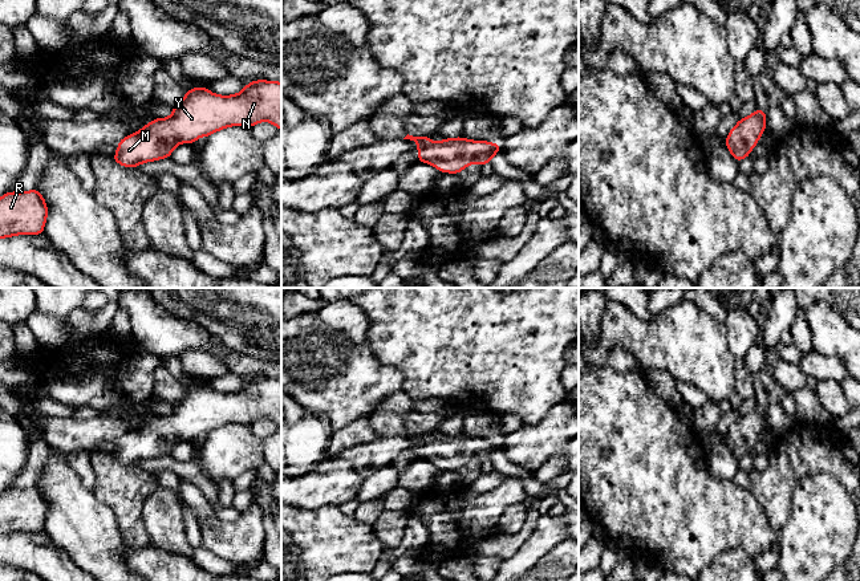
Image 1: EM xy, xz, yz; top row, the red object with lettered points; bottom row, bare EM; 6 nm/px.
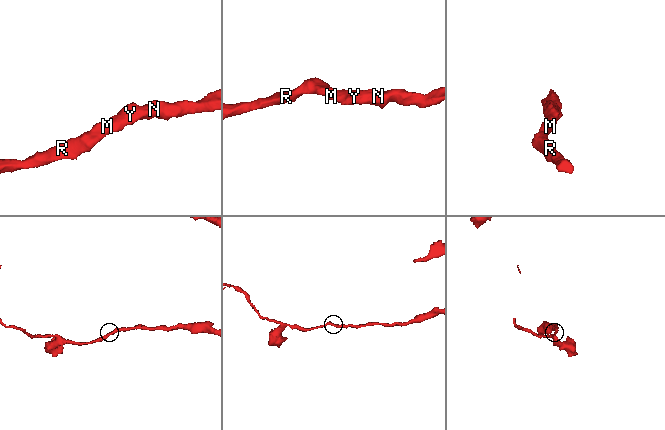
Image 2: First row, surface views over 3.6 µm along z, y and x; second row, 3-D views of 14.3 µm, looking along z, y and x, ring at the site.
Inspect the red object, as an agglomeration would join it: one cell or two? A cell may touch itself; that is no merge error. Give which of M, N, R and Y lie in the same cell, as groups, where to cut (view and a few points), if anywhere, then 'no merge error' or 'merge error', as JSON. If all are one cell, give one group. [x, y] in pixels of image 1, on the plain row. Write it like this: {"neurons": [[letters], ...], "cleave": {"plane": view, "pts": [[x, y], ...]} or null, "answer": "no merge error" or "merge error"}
{"neurons": [["M", "N", "R", "Y"]], "cleave": null, "answer": "no merge error"}

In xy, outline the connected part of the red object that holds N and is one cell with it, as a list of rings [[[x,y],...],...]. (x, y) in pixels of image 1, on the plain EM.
[[[256,377],[234,393],[218,393],[203,383],[196,383],[186,387],[184,395],[173,405],[169,415],[155,415],[138,430],[118,438],[117,450],[111,456],[121,463],[134,466],[145,459],[170,455],[173,447],[182,439],[194,442],[199,434],[210,434],[222,426],[252,424],[264,418],[281,427],[281,379]]]

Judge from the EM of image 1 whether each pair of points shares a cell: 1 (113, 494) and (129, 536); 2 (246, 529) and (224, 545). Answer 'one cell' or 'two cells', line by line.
1: one cell
2: one cell

